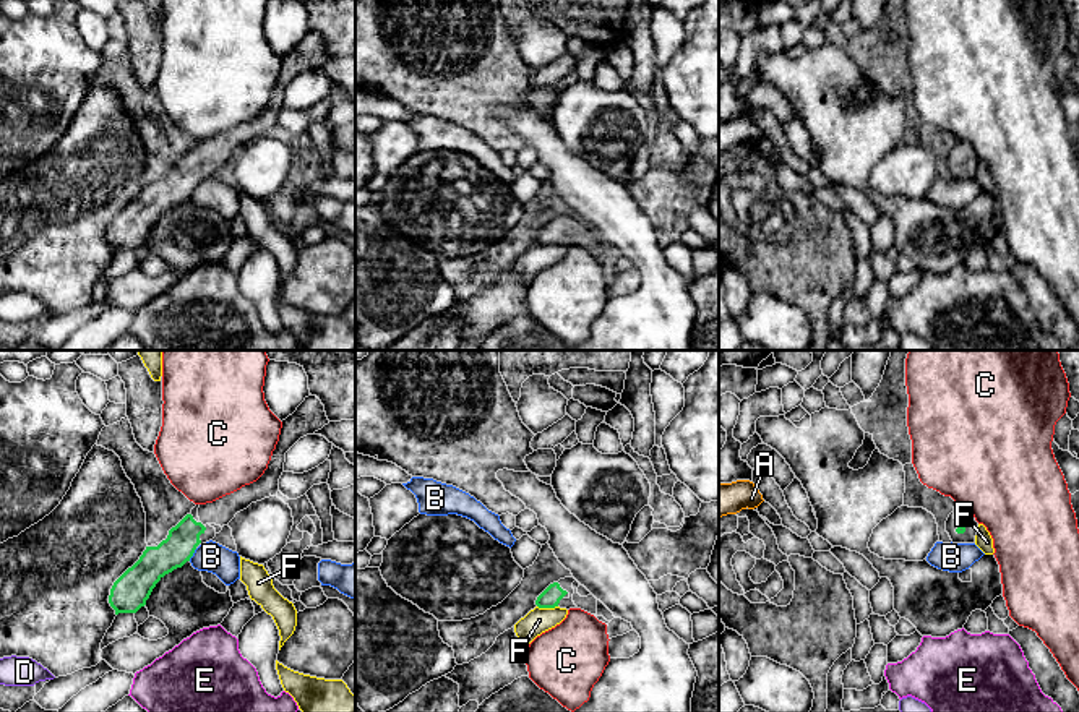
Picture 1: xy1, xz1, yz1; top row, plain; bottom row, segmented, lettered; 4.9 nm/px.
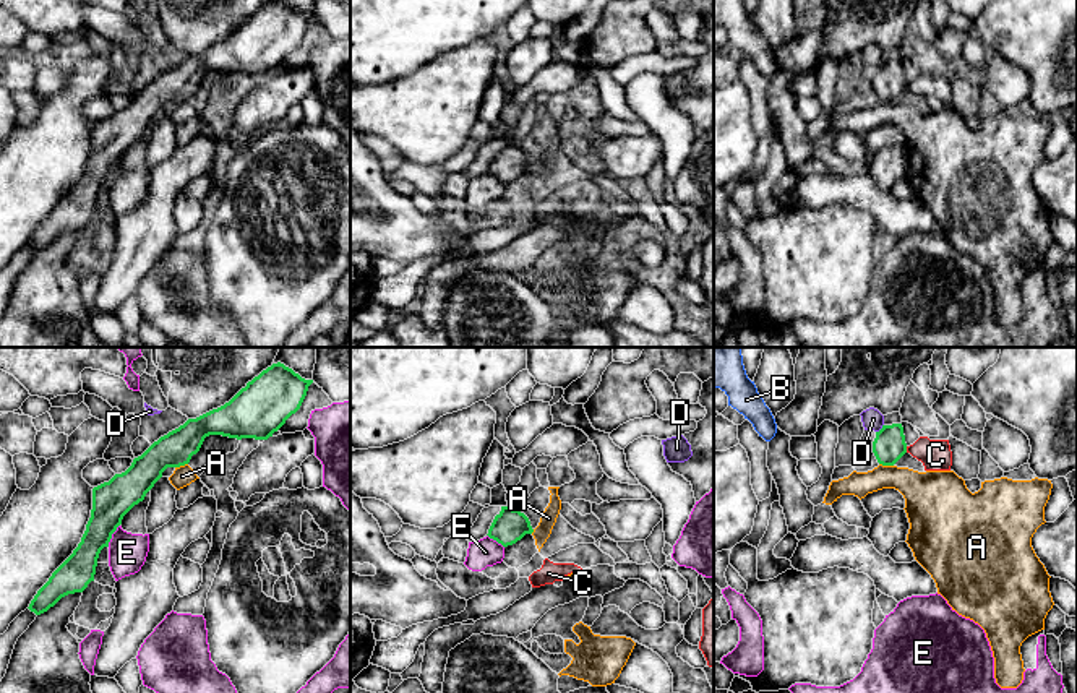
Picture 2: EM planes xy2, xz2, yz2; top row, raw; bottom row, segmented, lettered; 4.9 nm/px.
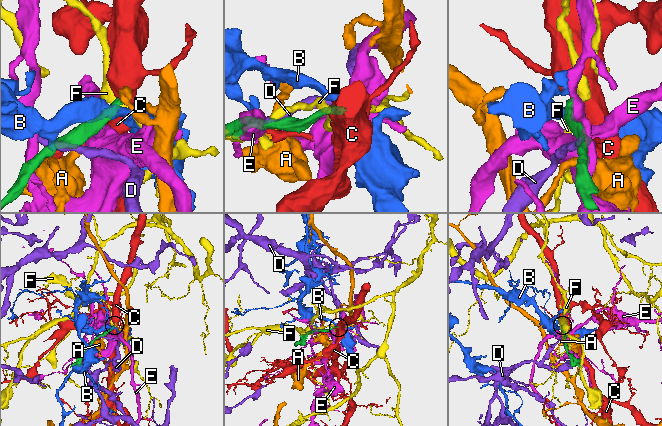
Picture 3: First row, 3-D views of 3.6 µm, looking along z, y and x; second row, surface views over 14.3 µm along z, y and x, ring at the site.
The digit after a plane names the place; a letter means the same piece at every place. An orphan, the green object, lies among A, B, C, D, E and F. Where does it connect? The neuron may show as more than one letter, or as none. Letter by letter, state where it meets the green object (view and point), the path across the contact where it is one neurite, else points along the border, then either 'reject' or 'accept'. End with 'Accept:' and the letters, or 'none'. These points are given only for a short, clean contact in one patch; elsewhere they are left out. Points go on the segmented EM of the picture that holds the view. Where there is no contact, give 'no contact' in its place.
A: meets green in yz2 at (886, 464); border along yz2 (879, 463), (892, 466); reject
B: meets green in xy1 at (192, 555); border along xy1 (197, 549), (189, 560); reject
C: meets green in yz2 at (905, 450); reject
D: meets green in yz2 at (881, 429); border along yz2 (883, 424), (876, 432); reject
E: meets green in xy2 at (111, 536); reject
F: meets green in xz1 at (547, 607); reject
Accept: none

